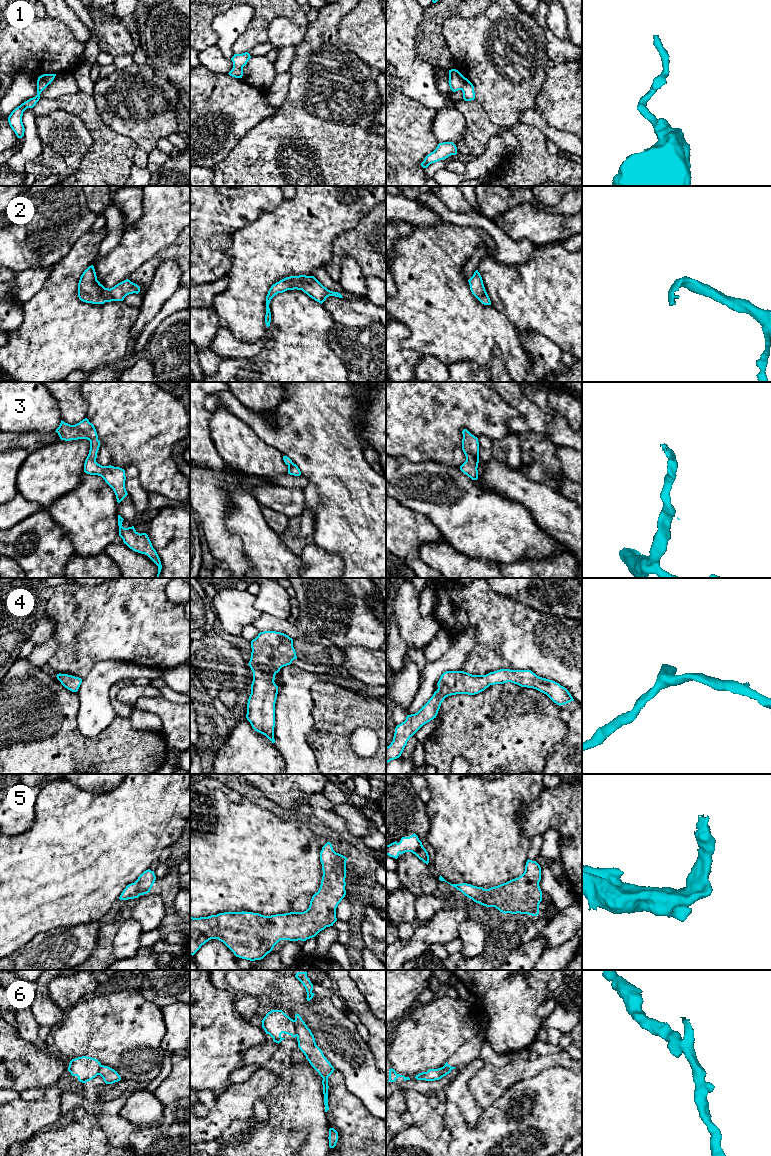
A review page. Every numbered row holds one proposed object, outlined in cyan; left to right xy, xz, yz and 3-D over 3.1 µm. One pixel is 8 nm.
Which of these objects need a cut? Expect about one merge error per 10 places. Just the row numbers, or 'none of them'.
6

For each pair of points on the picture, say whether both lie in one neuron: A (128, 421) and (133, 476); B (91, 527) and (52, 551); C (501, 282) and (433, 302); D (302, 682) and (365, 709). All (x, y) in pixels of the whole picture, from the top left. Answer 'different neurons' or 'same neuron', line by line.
A: different neurons
B: different neurons
C: different neurons
D: different neurons

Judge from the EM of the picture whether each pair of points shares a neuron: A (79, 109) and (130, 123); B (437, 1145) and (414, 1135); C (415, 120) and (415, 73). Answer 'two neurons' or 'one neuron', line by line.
A: two neurons
B: one neuron
C: two neurons

